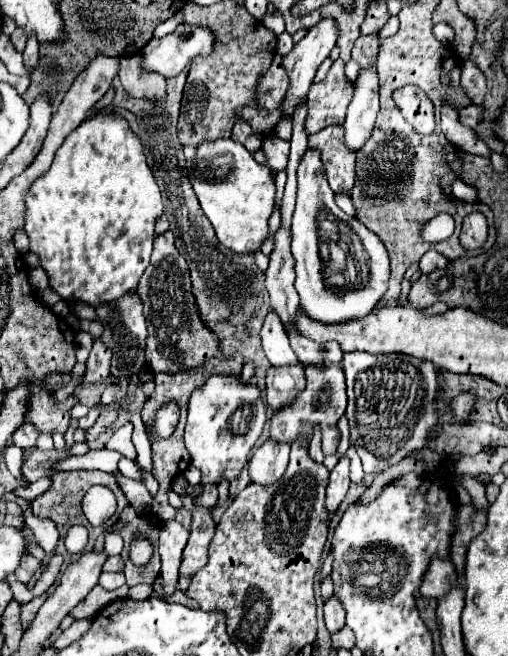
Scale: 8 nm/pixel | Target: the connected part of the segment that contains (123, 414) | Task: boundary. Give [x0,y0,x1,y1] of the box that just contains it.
[105,411,137,460]

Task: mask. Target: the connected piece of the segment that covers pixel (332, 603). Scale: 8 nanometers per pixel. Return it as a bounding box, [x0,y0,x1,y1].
[324,597,346,633]

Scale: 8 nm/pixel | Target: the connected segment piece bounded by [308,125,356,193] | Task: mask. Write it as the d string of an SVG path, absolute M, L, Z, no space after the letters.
M332 125L310 137L310 147L322 151L324 171L328 183L334 191L350 193L356 173L354 173L354 151L344 145L344 127Z

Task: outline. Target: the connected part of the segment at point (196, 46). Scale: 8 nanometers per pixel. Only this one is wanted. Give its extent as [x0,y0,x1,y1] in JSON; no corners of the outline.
[144,25,216,77]

